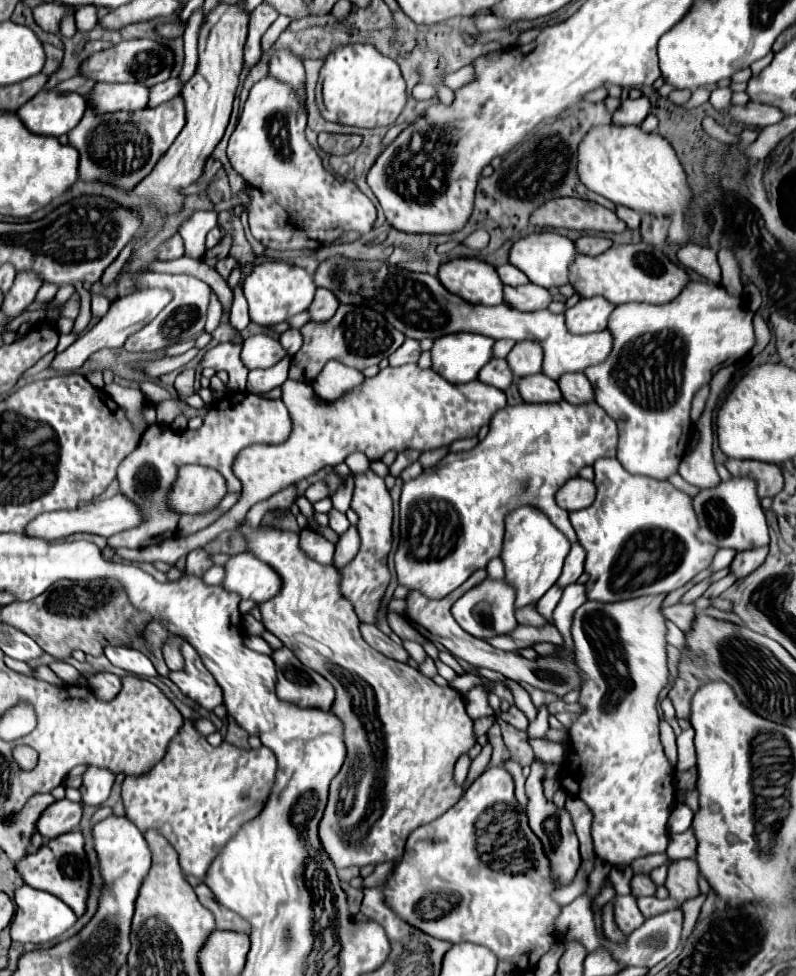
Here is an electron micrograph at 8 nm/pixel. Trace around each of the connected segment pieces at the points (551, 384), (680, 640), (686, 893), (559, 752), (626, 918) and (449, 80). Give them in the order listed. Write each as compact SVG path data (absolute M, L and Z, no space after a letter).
M545 374L521 378L519 392L521 392L523 400L531 402L531 404L551 404L551 402L555 404L555 402L563 400L563 394L561 394L557 382L547 378Z
M667 622L667 642L673 644L675 648L683 648L685 646L685 636L673 622Z
M695 860L671 862L667 882L665 882L665 886L669 888L669 896L677 898L679 902L685 902L687 898L697 896L699 894L697 876L699 876L699 868Z
M537 738L531 742L531 748L535 752L535 756L543 762L563 762L563 744L561 742L551 742L551 740L545 740L545 738Z
M627 894L627 896L615 896L615 922L617 926L625 932L631 934L635 928L639 928L643 924L643 914L637 908L637 900L635 896Z
M465 66L465 68L461 68L461 70L453 72L453 74L445 74L443 76L445 86L449 86L453 90L457 90L463 84L467 84L469 80L473 80L473 66Z

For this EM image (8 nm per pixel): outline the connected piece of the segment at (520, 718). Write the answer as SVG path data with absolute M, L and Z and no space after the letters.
M513 704L507 712L497 710L495 714L497 714L497 718L503 718L505 722L509 722L511 726L515 726L515 728L519 728L519 730L525 730L525 728L529 726L529 720L525 718L525 714L523 714L515 704Z

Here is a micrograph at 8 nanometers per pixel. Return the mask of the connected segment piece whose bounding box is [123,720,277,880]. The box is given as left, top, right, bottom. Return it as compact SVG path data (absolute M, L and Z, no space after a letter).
M185 720L179 736L171 740L165 756L151 768L151 772L143 776L127 776L123 780L123 804L127 812L125 816L135 822L141 832L145 832L147 828L157 828L177 850L183 874L205 880L207 870L219 850L239 832L245 822L251 822L261 814L271 794L271 786L275 784L275 772L277 758L267 746L261 746L257 750L241 750L223 742L219 748L213 748L207 738L197 734L193 722Z

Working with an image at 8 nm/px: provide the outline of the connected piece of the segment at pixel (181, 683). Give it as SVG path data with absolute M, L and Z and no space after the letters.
M183 642L181 654L185 660L185 668L181 672L169 674L169 678L179 686L179 690L207 710L213 710L215 706L223 704L221 688L209 674L209 670L203 666L197 652L187 642Z

